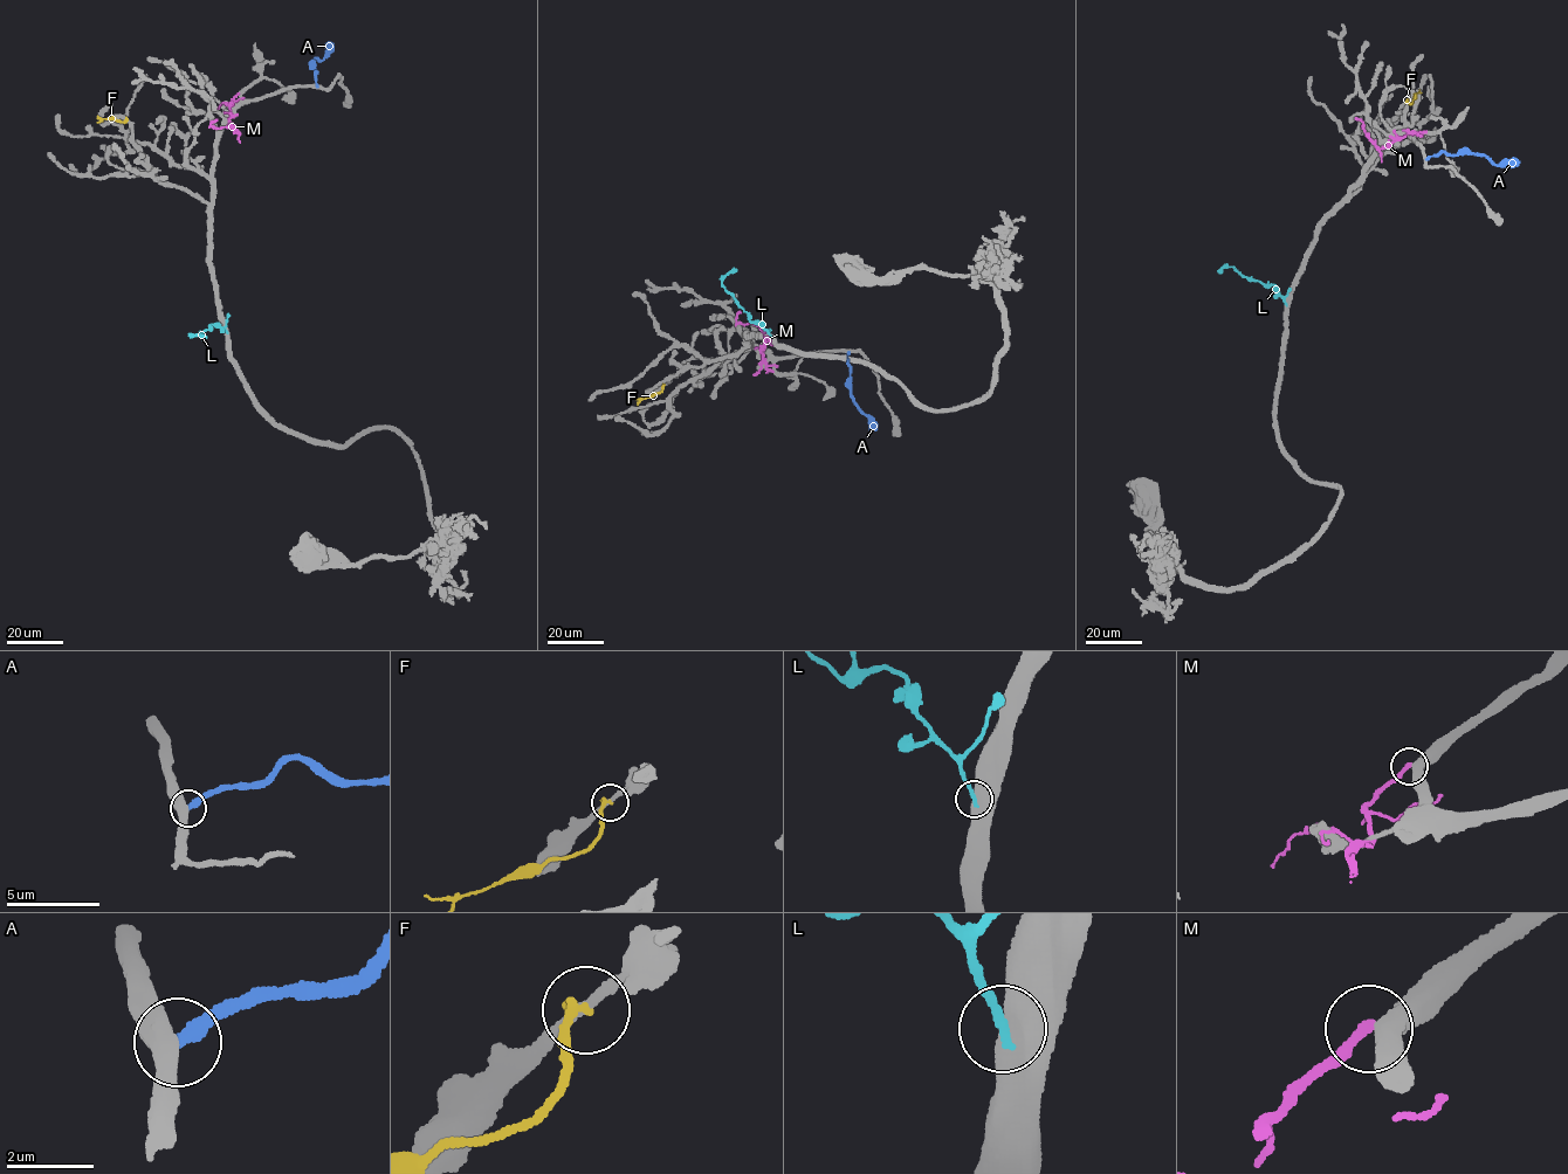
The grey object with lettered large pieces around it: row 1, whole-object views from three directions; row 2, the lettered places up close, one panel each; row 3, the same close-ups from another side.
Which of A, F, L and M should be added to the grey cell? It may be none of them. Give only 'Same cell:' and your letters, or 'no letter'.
Same cell: A

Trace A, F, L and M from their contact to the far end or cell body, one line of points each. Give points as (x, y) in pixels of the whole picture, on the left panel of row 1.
A: (316, 85), (311, 61), (323, 59), (331, 42)
F: (126, 119), (96, 118)
L: (227, 331), (212, 324), (201, 336), (190, 333), (206, 337)
M: (239, 94), (229, 106), (228, 124), (234, 132), (231, 126), (210, 125), (217, 119)

